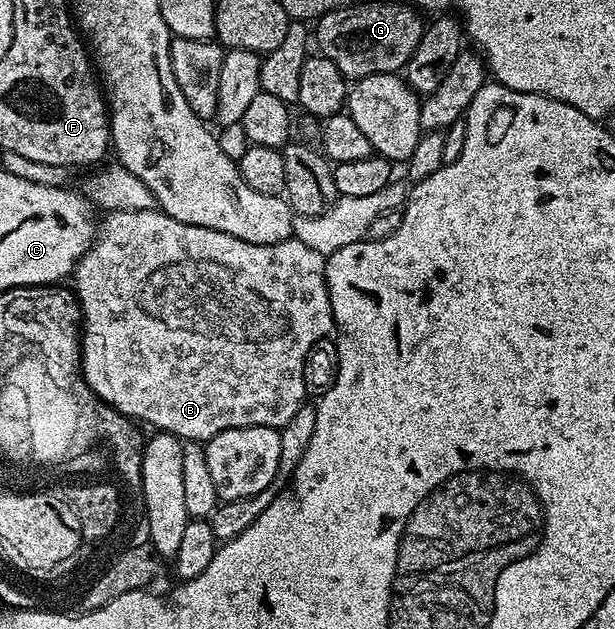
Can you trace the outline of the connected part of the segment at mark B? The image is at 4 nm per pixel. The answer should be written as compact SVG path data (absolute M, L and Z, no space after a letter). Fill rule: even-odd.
M161 209L111 211L103 219L106 220L103 223L101 220L94 243L84 253L84 257L80 257L72 276L72 290L78 297L78 307L82 311L80 346L82 375L86 378L86 384L121 415L143 424L151 423L159 432L176 435L183 441L205 441L216 437L216 433L224 433L224 429L237 427L281 429L288 425L288 421L296 417L296 409L307 402L308 388L302 374L308 349L335 330L332 301L326 288L326 256L316 253L316 249L308 249L308 245L293 237L276 245L252 245L216 229L176 221Z

